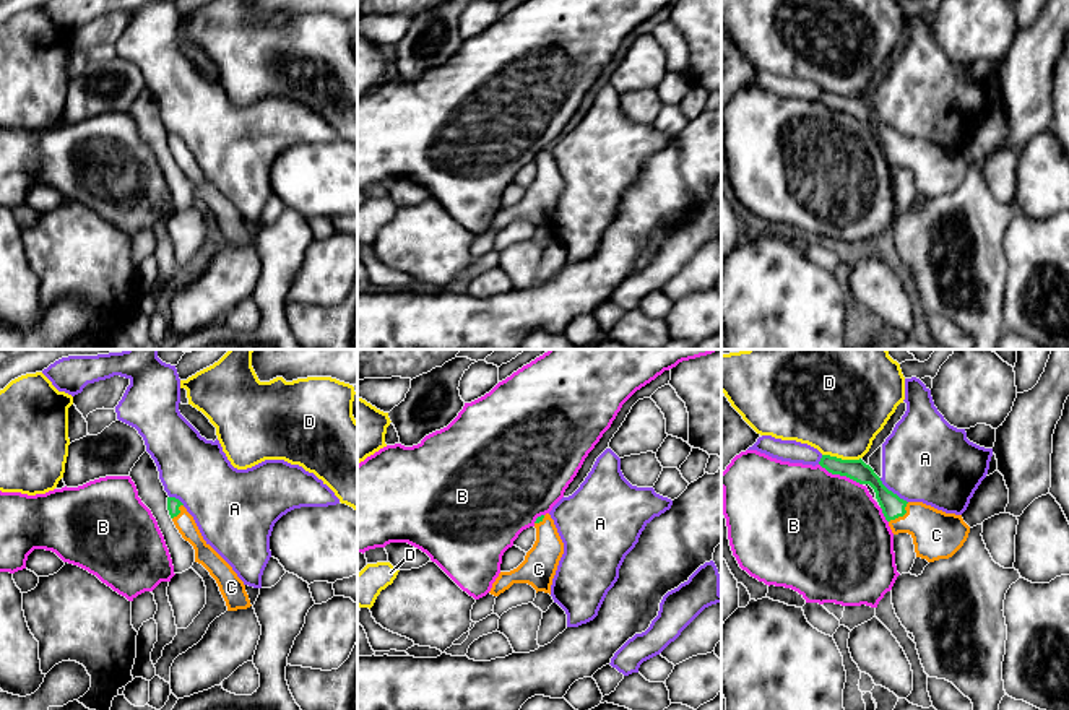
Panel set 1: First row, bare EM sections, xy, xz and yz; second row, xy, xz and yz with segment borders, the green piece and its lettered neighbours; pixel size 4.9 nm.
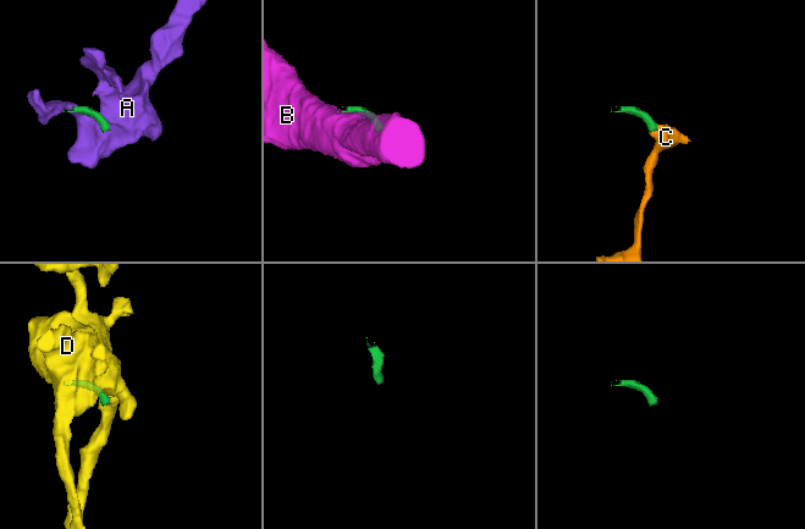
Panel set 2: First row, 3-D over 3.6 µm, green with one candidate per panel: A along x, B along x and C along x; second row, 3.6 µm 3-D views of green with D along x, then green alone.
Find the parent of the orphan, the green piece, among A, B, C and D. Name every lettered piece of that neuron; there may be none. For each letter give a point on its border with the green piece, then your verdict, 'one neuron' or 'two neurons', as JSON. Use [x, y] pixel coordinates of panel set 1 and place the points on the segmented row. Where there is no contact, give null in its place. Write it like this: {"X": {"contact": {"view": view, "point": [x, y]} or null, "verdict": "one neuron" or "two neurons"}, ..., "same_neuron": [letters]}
{"A": {"contact": {"view": "yz", "point": [891, 491]}, "verdict": "two neurons"}, "B": {"contact": {"view": "yz", "point": [840, 475]}, "verdict": "two neurons"}, "C": {"contact": {"view": "yz", "point": [902, 515]}, "verdict": "one neuron"}, "D": {"contact": {"view": "yz", "point": [840, 458]}, "verdict": "two neurons"}, "same_neuron": ["C"]}

